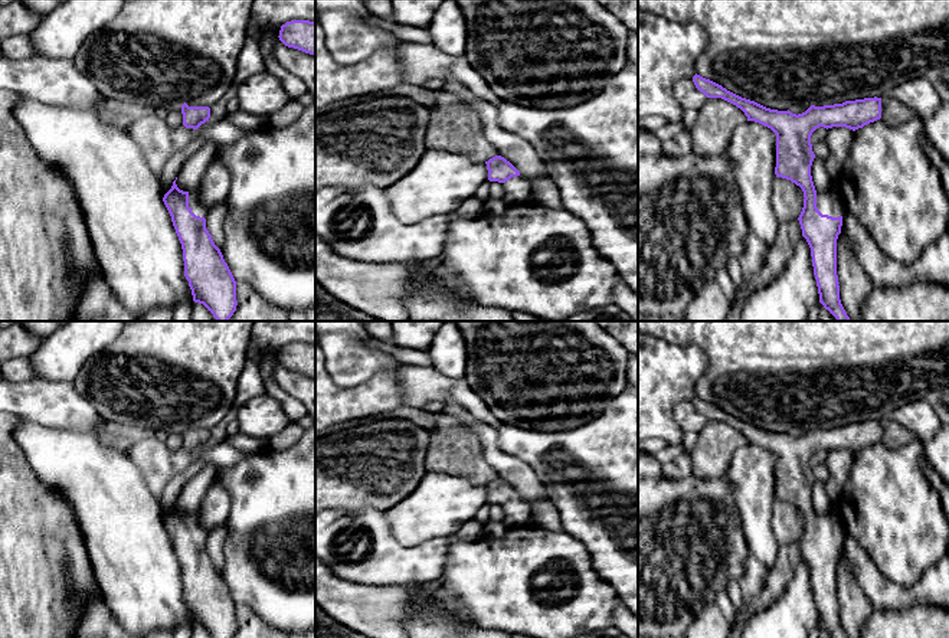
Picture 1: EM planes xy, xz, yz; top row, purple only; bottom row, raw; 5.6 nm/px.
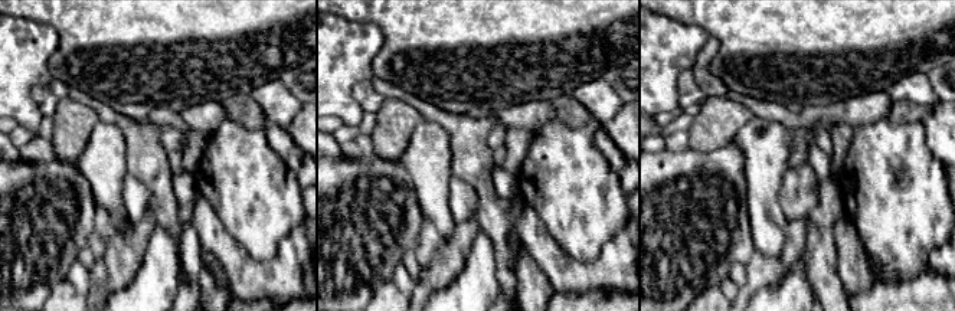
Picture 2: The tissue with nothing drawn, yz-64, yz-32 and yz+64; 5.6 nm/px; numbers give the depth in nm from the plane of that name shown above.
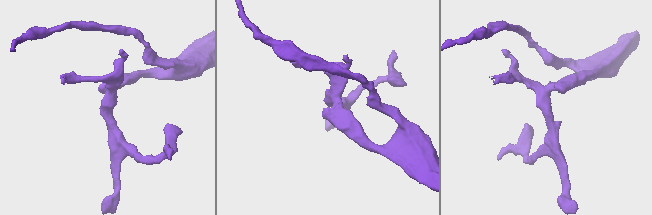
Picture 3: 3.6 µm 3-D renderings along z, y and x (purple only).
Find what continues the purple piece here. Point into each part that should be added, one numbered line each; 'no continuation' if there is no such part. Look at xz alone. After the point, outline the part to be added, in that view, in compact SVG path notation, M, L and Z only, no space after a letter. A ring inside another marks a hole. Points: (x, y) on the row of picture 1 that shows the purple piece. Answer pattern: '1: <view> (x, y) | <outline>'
1: xz (517, 190) | M523 174L517 177L511 177L504 186L504 197L503 200L508 206L518 206L518 205L527 205L530 202L530 194L533 189L533 181Z

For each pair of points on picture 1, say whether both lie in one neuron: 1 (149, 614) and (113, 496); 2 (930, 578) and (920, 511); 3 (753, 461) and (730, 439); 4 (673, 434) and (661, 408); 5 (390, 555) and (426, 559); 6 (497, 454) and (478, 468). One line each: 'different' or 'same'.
1: same
2: different
3: different
4: same
5: same
6: different

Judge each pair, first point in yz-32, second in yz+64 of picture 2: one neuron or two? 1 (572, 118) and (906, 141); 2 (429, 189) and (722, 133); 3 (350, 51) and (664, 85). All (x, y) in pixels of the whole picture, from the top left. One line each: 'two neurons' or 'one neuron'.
1: two neurons
2: two neurons
3: one neuron

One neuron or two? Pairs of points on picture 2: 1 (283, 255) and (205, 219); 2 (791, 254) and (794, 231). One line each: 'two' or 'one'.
1: one
2: one

